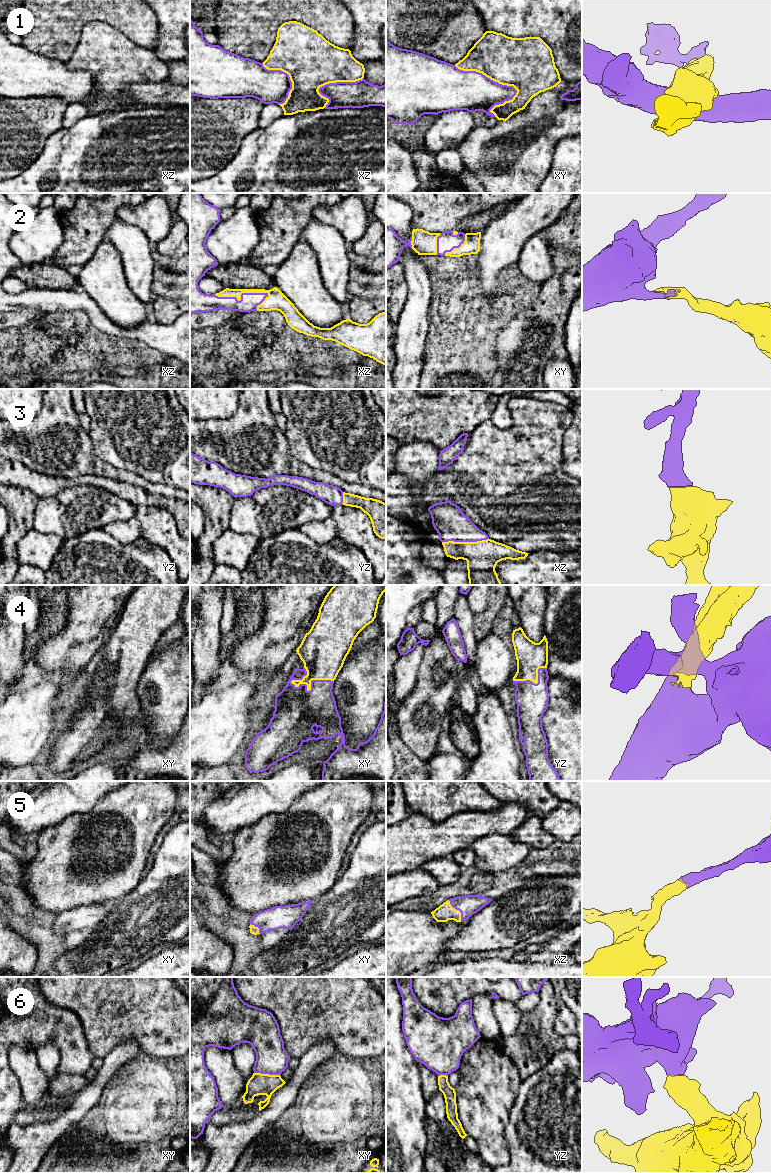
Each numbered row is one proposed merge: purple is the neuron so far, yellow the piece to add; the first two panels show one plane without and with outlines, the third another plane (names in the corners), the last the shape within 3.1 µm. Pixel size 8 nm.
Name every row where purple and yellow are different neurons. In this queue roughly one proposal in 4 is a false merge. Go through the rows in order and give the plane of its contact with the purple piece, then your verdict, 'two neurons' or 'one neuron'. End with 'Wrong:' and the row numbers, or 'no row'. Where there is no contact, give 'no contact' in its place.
1: meets purple in xy; one neuron
2: meets purple in xz; one neuron
3: meets purple in xz; one neuron
4: meets purple in xy; one neuron
5: meets purple in xz; one neuron
6: meets purple in xy; two neurons
Wrong: 6

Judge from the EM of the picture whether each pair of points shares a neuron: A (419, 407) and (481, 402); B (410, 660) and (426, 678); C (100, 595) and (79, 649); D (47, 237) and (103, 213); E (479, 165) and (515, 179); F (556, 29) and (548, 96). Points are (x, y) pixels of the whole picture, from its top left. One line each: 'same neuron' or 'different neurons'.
A: same neuron
B: different neurons
C: same neuron
D: different neurons
E: same neuron
F: different neurons

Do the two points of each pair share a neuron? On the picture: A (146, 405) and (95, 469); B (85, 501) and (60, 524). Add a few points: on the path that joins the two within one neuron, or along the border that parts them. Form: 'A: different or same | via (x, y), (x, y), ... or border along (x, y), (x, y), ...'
A: different | border along (90, 440), (93, 452), (100, 459), (124, 469)
B: same | via (79, 507), (66, 518)

